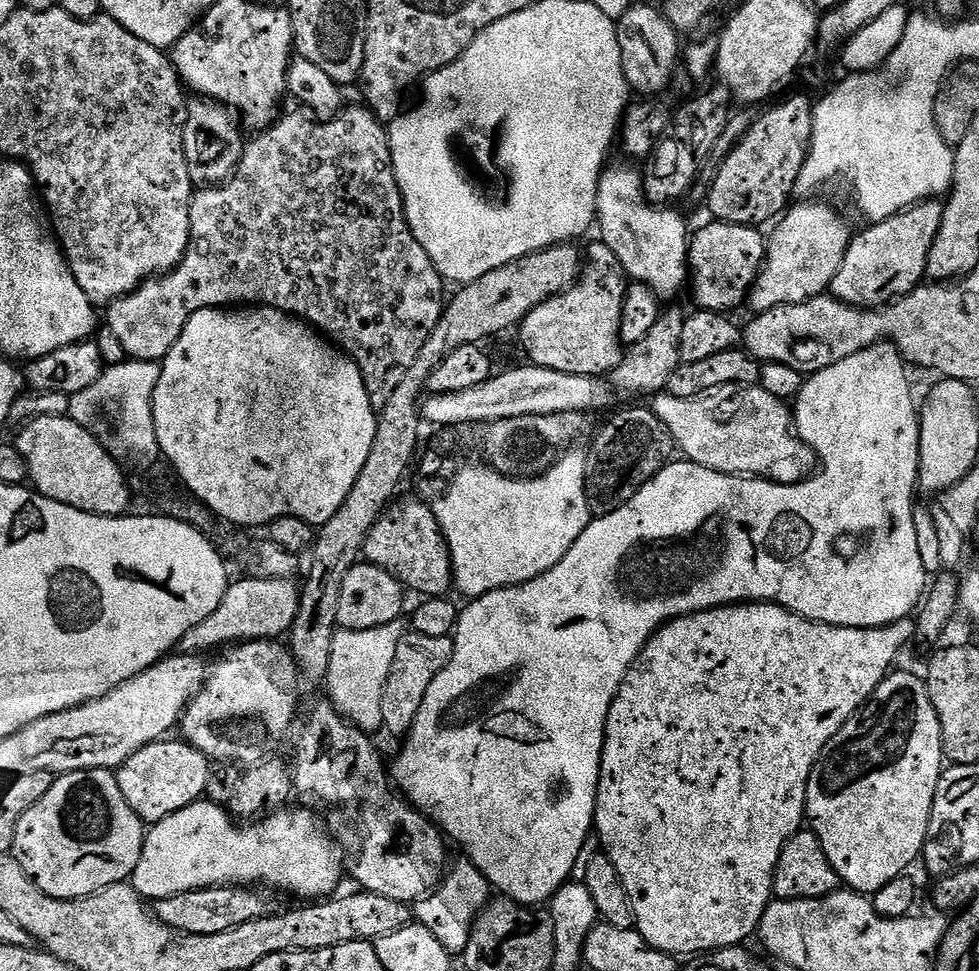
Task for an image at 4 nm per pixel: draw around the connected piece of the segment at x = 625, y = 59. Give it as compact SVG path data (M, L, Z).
M636 2L616 21L616 33L622 50L622 70L628 79L629 89L633 93L641 92L644 98L659 97L656 95L667 90L676 68L678 72L682 64L681 37L676 29L659 7L651 8L648 4Z

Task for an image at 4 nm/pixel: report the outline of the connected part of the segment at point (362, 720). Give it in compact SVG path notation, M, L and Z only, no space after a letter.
M403 619L378 626L374 630L345 632L337 630L332 639L330 666L328 667L327 699L333 708L361 732L376 734L384 728L382 718L382 690L394 666L394 650L404 637L406 624Z

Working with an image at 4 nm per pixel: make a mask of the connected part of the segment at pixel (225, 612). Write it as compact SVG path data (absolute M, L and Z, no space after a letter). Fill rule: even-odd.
M251 579L229 583L218 610L214 610L210 618L198 622L194 630L186 630L178 645L181 653L202 654L206 648L218 648L222 644L232 646L249 640L276 640L291 629L300 605L300 588L292 580Z

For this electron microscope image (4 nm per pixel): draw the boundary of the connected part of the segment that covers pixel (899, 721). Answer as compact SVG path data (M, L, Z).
M893 671L885 676L883 682L876 687L876 692L869 698L867 704L863 708L859 708L844 723L842 730L838 730L835 738L824 748L819 762L814 766L814 770L808 779L808 793L806 794L806 806L804 807L807 827L819 838L820 845L830 862L830 866L834 866L834 870L839 874L841 881L851 891L861 894L875 894L878 890L882 890L882 886L886 886L886 882L894 882L894 878L905 875L909 871L908 867L915 860L917 863L921 859L926 834L930 826L930 814L934 806L934 794L938 790L940 774L946 767L944 747L942 746L942 730L938 722L938 714L930 702L927 683L921 677L919 680L912 672L895 672Z

